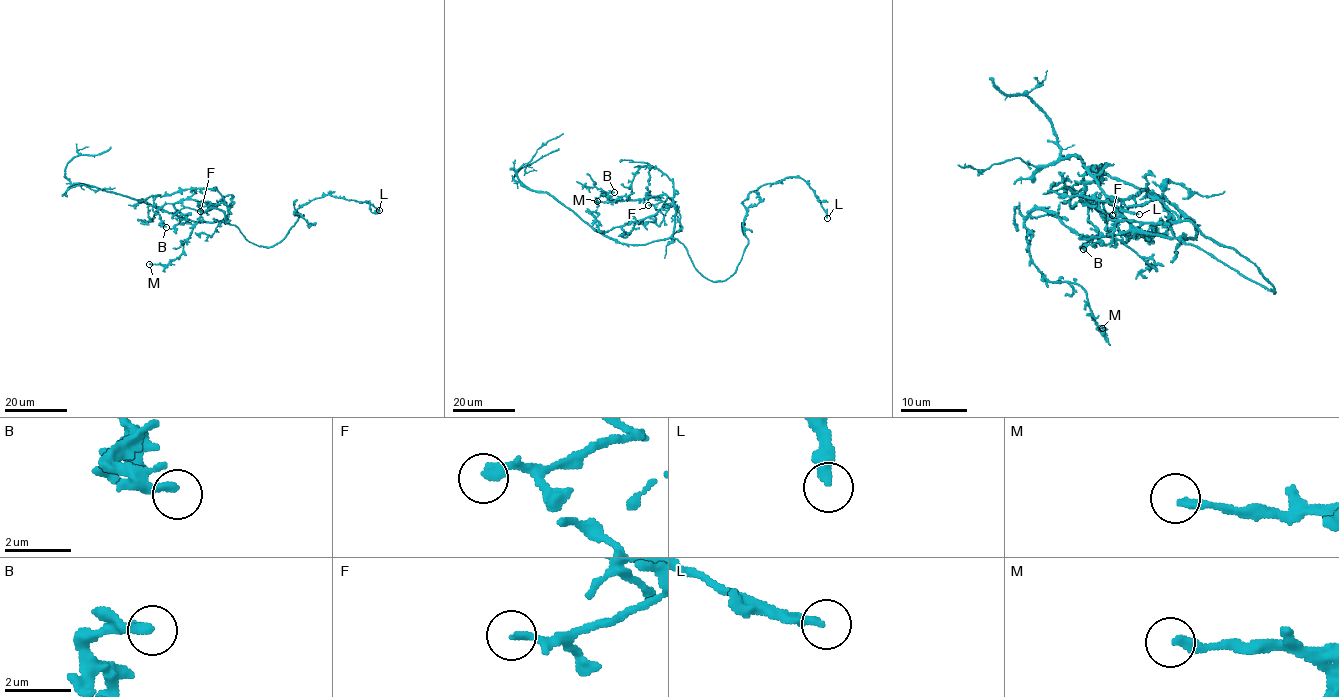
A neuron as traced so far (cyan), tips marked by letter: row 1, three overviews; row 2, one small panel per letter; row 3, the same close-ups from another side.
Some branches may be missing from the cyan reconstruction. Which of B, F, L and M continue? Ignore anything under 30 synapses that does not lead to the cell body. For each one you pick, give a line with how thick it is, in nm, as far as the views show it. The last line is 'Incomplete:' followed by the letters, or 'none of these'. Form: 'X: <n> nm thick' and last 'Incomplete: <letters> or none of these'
Incomplete: none of these

